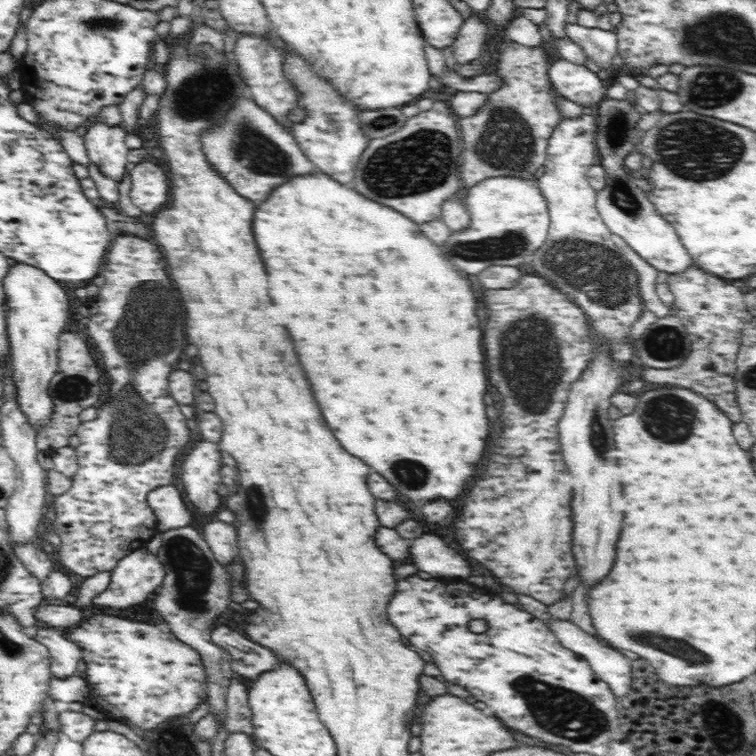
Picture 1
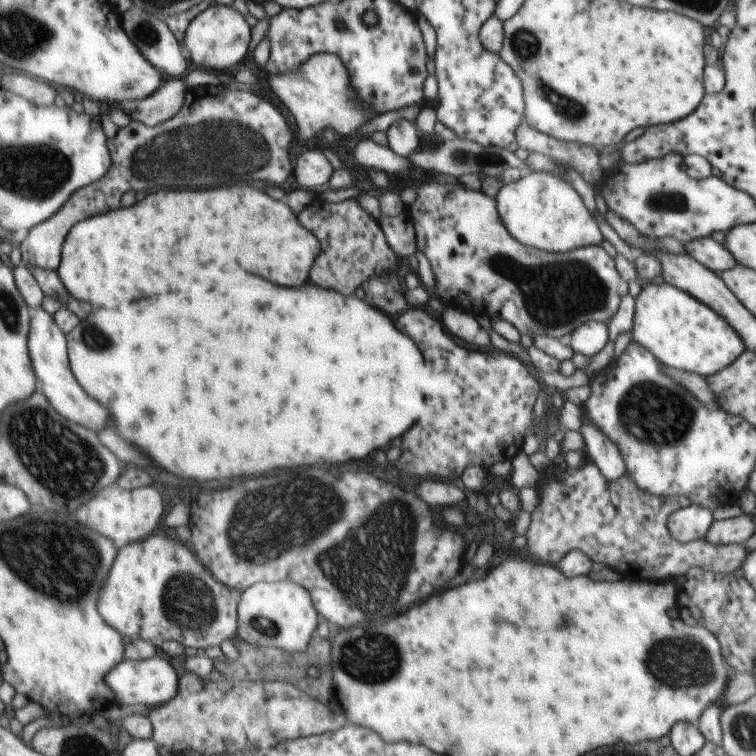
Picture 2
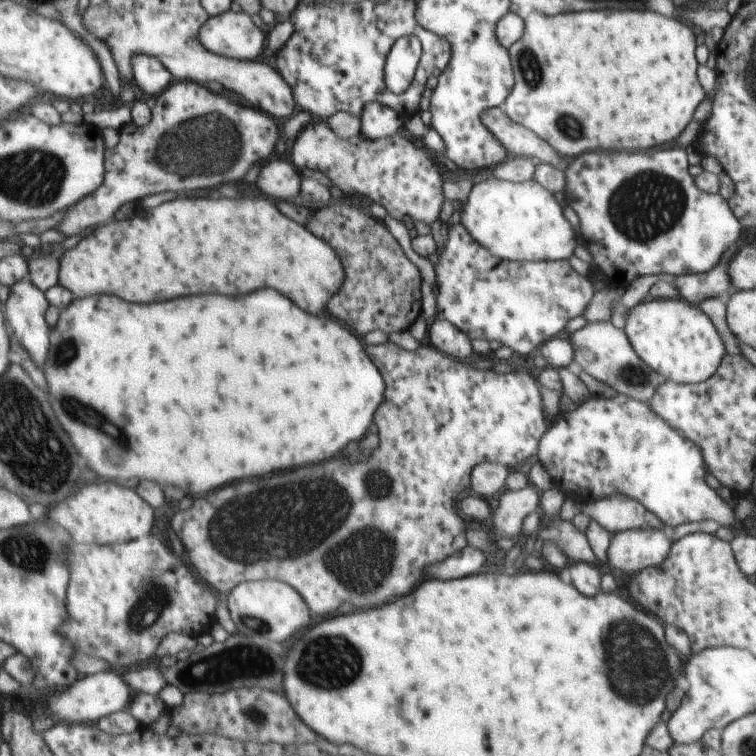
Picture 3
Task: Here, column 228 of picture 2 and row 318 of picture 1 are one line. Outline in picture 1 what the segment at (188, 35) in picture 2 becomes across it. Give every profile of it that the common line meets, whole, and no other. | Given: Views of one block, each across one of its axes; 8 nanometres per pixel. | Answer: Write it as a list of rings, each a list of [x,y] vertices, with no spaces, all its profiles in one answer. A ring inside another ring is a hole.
[[[17,263],[9,268],[9,272],[4,276],[3,290],[8,312],[5,319],[12,357],[12,377],[17,388],[15,399],[20,410],[28,417],[29,423],[34,429],[38,426],[44,426],[44,424],[47,426],[50,423],[52,412],[54,412],[54,407],[52,407],[54,401],[48,393],[48,384],[58,372],[59,336],[64,332],[64,327],[68,322],[70,298],[68,298],[63,286],[58,285],[57,281],[50,278],[43,270],[24,263]]]

